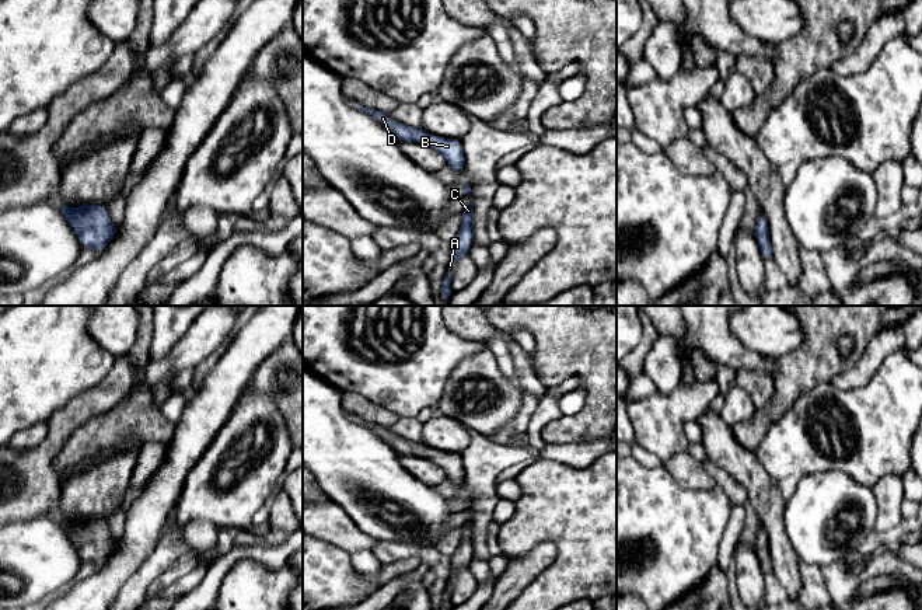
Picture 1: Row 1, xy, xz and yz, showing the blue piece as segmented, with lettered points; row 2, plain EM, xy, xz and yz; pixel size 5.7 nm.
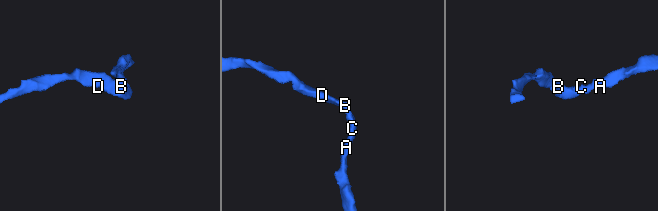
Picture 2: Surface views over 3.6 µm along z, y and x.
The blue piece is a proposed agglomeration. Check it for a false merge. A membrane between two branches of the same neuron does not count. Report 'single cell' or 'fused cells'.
single cell

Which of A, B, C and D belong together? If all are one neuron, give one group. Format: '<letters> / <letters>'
A B C D

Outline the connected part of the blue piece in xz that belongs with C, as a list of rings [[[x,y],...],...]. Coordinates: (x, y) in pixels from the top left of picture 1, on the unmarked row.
[[[474,516],[461,526],[461,530],[462,540],[457,551],[450,557],[450,575],[447,576],[446,589],[441,593],[443,600],[440,610],[453,610],[454,604],[450,596],[454,578],[471,564],[474,554]]]

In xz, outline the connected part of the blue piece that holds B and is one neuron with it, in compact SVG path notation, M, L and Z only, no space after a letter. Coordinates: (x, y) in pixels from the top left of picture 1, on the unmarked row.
M362 421L367 428L373 429L380 438L390 442L399 456L418 456L439 466L447 478L461 487L465 482L465 471L460 453L446 453L434 450L422 442L411 442L402 438L392 436L384 426Z

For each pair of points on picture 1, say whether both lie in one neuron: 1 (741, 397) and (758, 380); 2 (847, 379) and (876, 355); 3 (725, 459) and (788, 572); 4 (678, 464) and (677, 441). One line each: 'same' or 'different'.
1: different
2: same
3: same
4: different

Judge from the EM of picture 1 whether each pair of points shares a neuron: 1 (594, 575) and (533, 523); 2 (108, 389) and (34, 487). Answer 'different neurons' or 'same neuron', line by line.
1: same neuron
2: same neuron

